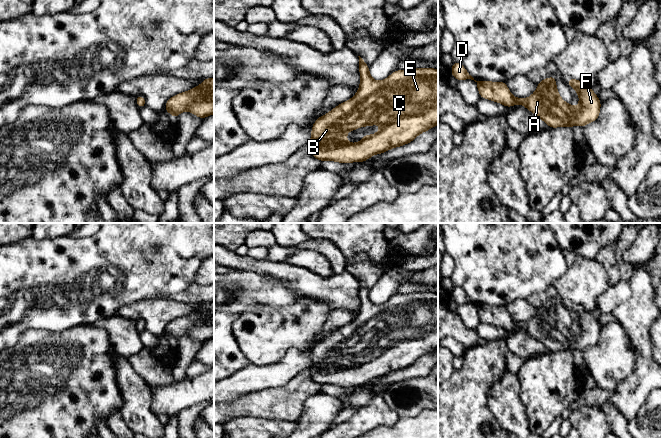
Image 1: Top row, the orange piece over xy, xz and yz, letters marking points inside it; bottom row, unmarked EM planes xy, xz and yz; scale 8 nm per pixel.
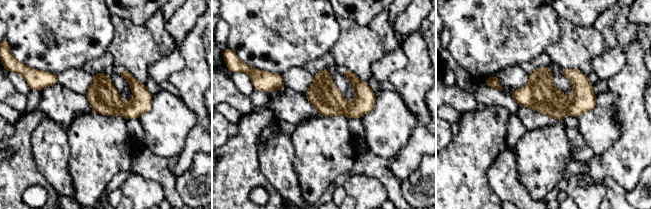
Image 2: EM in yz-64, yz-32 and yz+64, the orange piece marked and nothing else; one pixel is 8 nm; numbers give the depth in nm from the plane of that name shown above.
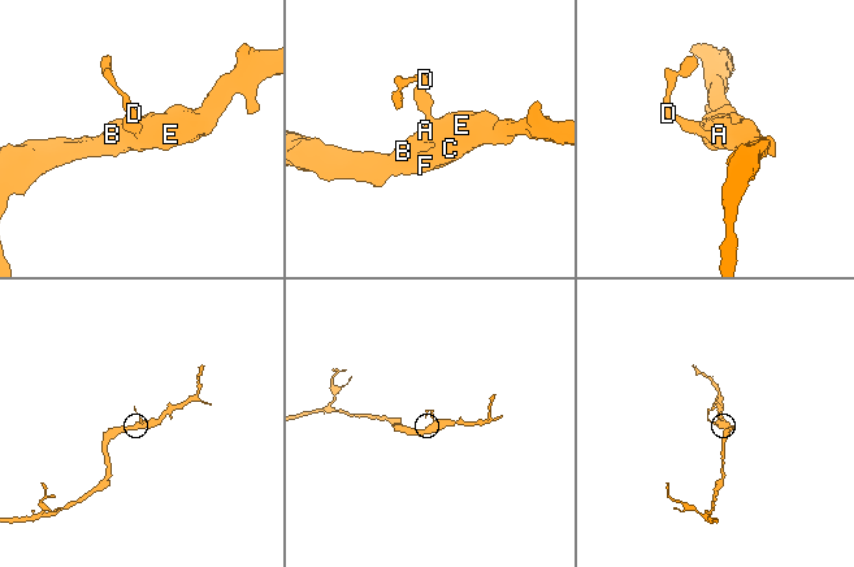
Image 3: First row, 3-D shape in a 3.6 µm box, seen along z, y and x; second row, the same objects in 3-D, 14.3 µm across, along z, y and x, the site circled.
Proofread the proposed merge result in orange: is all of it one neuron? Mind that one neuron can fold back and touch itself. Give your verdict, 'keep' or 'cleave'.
keep

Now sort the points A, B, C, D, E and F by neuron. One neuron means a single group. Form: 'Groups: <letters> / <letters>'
Groups: A B C D E F

